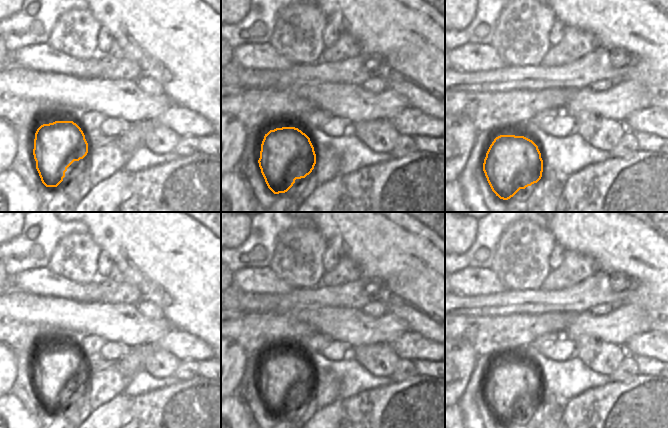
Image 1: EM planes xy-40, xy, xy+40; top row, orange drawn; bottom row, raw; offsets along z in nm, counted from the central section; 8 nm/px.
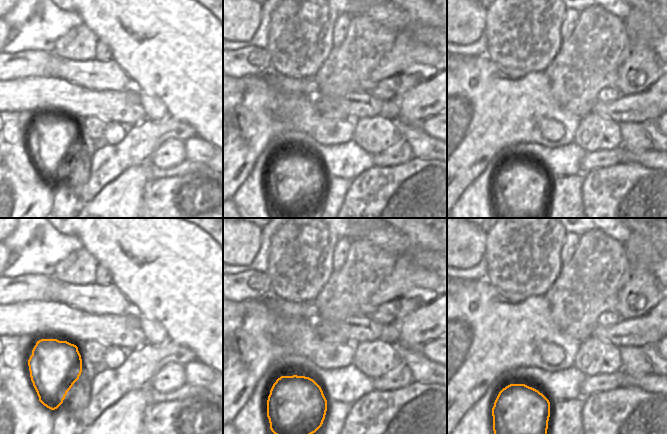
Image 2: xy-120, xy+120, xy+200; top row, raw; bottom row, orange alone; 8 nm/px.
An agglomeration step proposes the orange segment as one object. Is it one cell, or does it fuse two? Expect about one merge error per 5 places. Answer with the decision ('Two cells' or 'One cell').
One cell.

